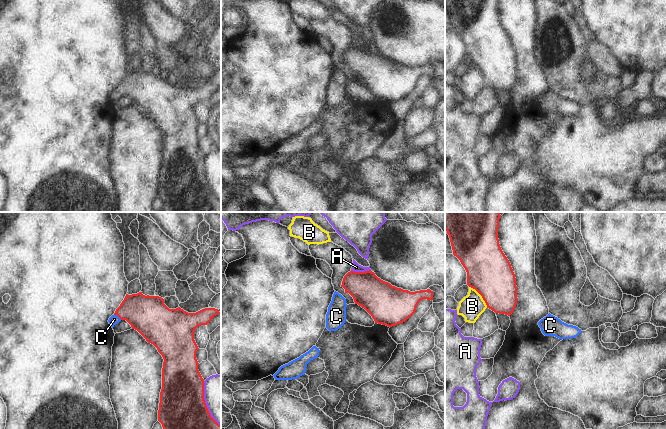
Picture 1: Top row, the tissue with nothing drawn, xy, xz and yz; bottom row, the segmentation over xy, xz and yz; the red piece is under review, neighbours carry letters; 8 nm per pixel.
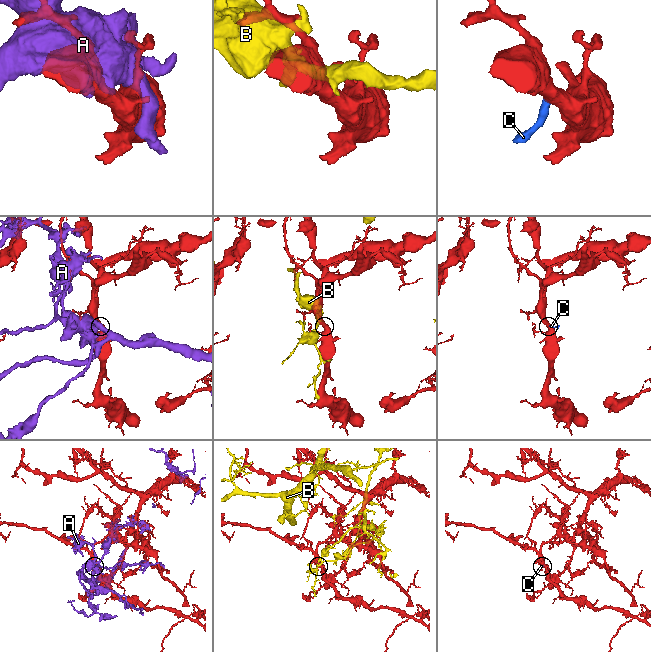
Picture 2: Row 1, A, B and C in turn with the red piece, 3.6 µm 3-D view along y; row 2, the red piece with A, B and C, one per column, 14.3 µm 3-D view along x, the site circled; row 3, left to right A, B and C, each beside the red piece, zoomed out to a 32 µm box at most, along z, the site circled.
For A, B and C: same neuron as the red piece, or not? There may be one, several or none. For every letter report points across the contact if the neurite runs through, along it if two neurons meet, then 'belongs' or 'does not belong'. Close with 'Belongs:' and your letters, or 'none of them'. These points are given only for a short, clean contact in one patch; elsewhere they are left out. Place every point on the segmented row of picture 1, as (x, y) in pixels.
A: does not belong
B: does not belong
C: across xy (148, 315), (118, 316), (114, 319) | belongs
Belongs: C

